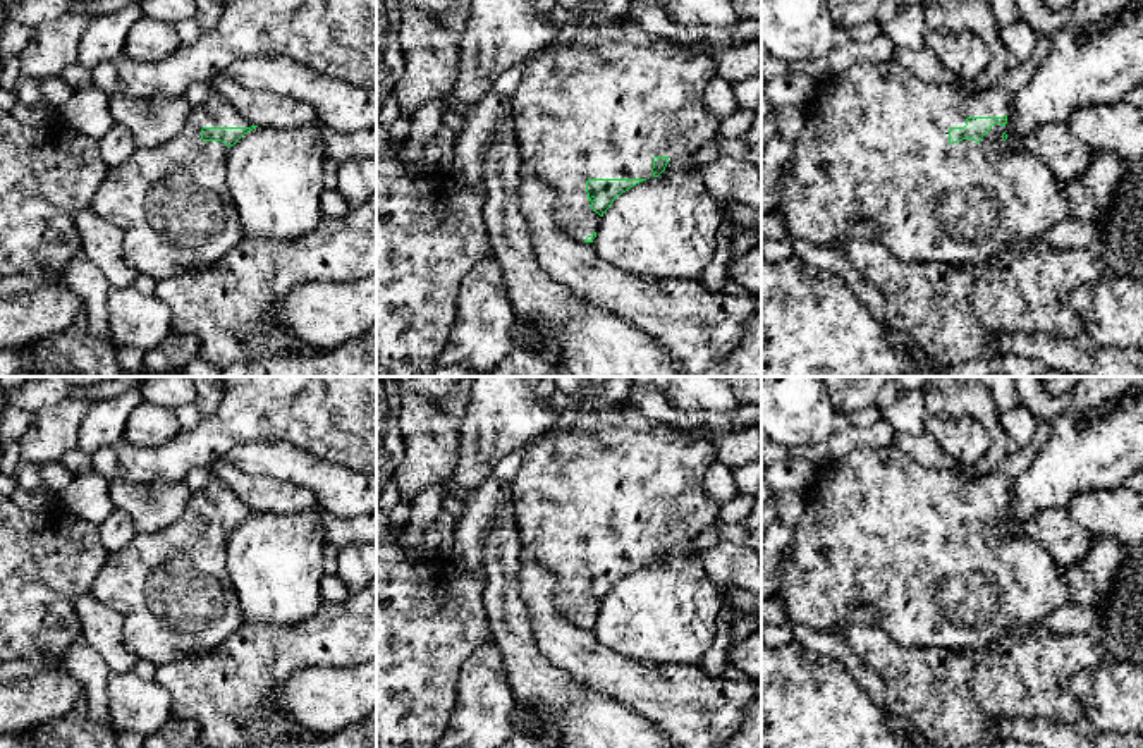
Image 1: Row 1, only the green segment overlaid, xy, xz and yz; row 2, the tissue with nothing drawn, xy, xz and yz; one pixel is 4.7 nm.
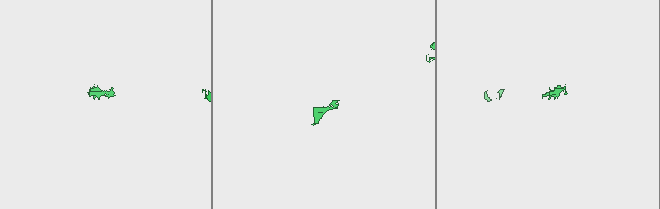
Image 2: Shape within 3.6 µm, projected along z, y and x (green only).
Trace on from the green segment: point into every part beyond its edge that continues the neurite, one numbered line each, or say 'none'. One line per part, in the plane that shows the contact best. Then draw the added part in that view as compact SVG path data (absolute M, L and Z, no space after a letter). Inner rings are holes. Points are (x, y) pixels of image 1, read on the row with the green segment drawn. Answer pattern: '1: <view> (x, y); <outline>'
1: yz (874, 160); M895 58L856 62L816 84L804 107L806 122L792 143L791 170L775 179L780 194L777 213L787 222L792 239L840 248L859 237L883 244L909 263L980 265L1004 246L1036 239L1069 215L1060 182L1050 169L1038 156L1007 146L1000 124L992 126L980 143L949 143L950 127L964 127L968 117L1004 117L1009 103L1011 95L995 86L969 98L959 93L957 84L926 84Z

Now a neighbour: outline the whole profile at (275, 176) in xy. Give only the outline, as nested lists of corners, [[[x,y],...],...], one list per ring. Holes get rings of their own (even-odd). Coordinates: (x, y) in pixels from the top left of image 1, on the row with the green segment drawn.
[[[320,126],[297,129],[256,127],[227,153],[227,186],[244,236],[251,239],[296,241],[318,229],[323,215],[325,134]]]

